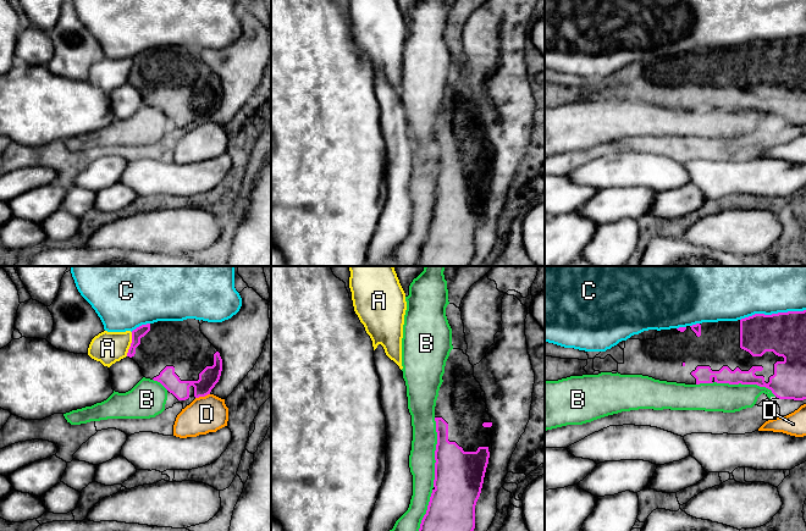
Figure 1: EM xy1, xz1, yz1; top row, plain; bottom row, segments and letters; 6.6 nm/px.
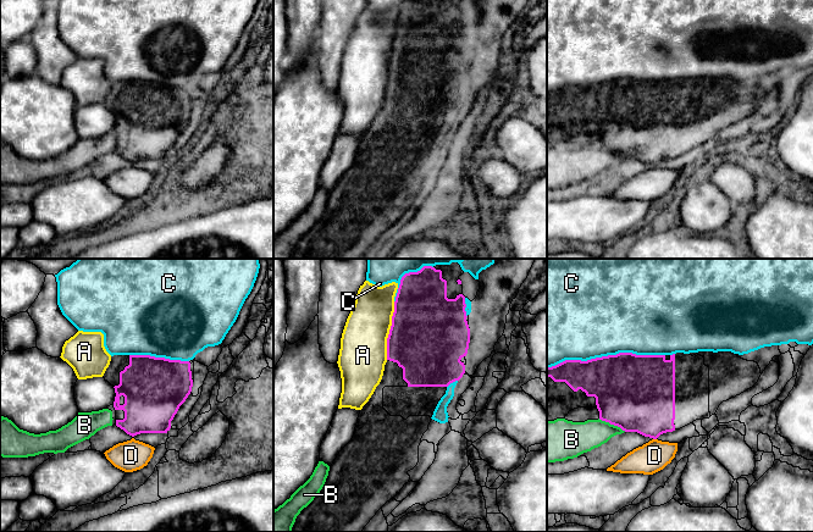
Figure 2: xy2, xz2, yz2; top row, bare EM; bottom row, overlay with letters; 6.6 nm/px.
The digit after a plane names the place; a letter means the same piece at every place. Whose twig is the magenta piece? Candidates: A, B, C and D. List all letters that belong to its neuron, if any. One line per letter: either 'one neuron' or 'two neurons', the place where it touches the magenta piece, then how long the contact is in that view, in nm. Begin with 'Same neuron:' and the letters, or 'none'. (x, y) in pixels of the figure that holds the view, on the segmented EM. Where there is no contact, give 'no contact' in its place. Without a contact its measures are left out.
Same neuron: none
A: two neurons; meets magenta in xz2 at (390, 331); contact 380 nm long
B: two neurons; meets magenta in yz1 at (737, 383); contact 550 nm long
C: two neurons; meets magenta in yz2 at (606, 356); contact 800 nm long
D: two neurons; meets magenta in xy1 at (202, 396); contact 100 nm long

